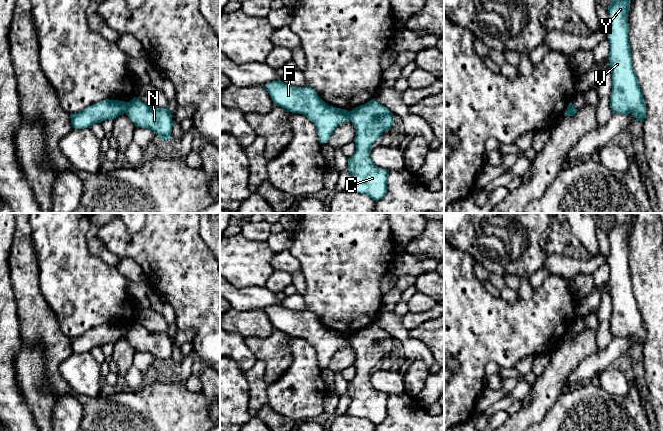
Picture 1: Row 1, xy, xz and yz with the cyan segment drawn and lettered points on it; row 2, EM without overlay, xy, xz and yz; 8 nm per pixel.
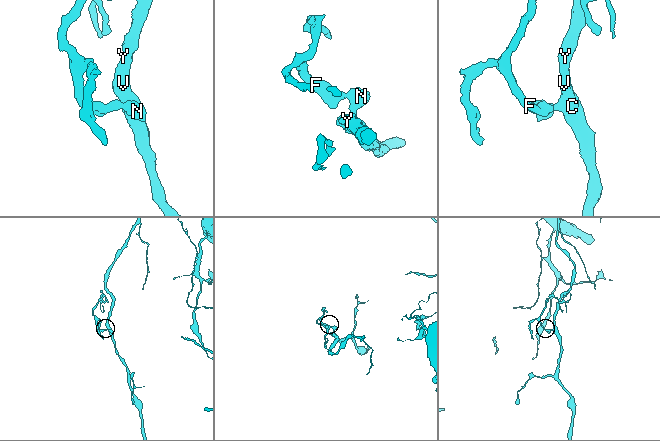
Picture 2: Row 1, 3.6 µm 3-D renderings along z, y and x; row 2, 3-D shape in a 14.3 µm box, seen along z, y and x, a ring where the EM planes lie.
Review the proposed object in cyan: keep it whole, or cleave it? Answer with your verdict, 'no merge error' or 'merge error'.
merge error

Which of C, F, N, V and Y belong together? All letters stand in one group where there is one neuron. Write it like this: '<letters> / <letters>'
C N V Y / F

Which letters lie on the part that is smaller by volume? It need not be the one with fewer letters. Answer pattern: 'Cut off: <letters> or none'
Cut off: F

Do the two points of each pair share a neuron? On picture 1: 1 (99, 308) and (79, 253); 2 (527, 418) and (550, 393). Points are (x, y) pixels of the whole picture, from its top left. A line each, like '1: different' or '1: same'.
1: same
2: same

